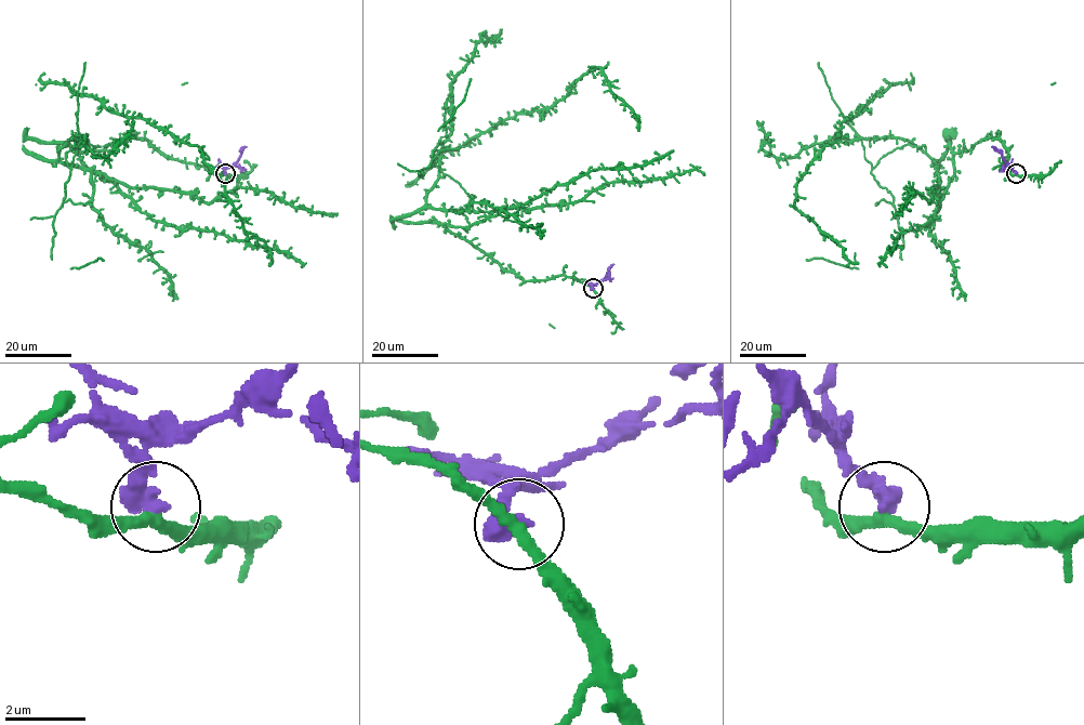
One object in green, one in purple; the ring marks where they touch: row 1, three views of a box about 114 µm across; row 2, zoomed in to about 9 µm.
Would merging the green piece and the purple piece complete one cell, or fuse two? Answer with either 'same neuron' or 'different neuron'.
different neuron

